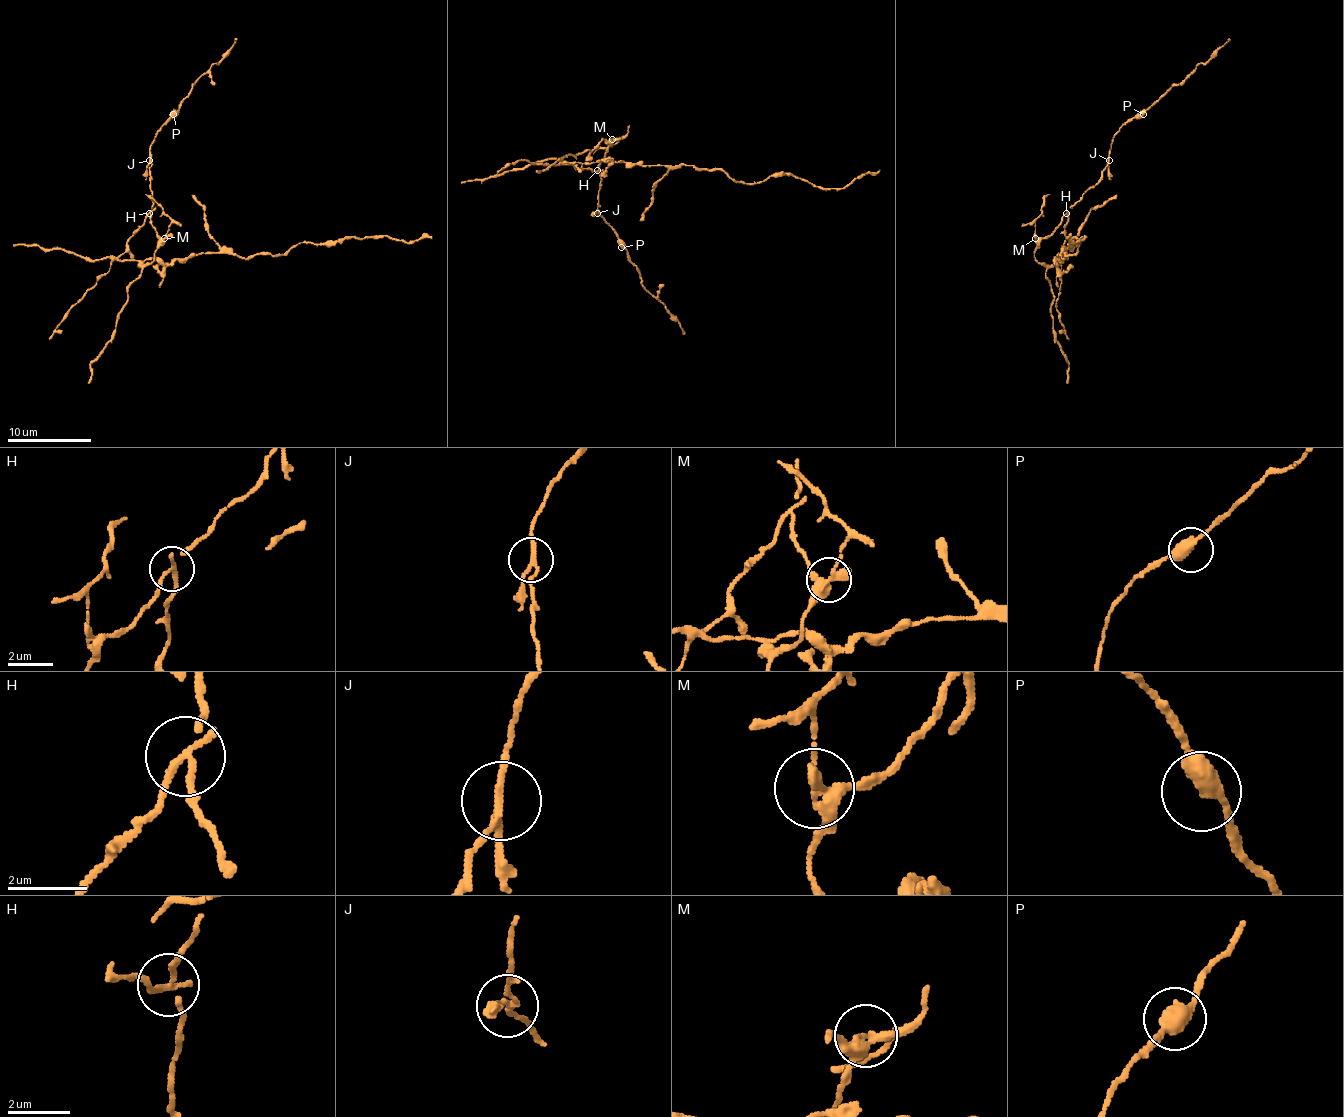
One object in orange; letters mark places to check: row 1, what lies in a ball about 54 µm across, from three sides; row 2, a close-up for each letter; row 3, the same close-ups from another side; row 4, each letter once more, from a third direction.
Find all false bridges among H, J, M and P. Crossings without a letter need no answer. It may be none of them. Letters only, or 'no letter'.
H, M

